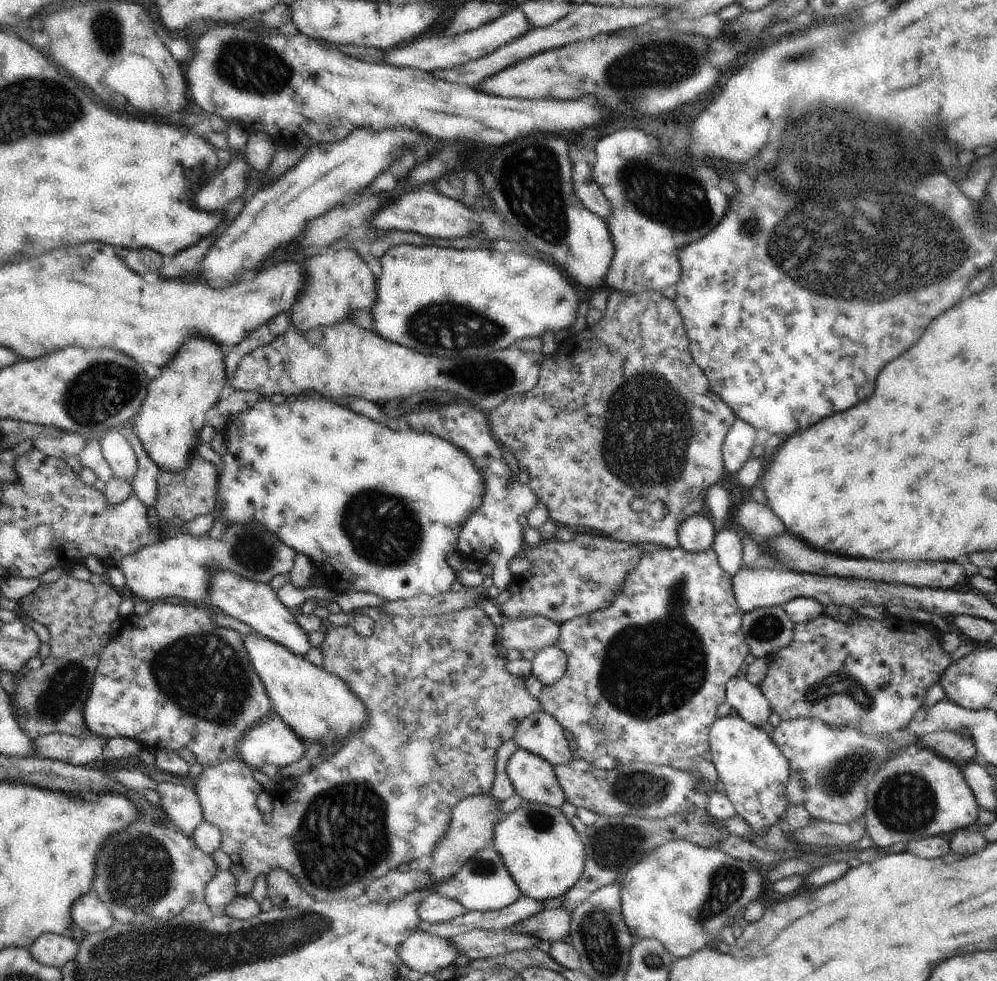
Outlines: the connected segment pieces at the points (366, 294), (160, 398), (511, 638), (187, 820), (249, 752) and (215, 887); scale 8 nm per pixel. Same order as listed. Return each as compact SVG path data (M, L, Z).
M330 248L324 256L314 256L308 262L308 270L304 268L304 280L306 280L306 284L291 308L294 328L307 331L326 328L344 321L352 312L371 310L376 304L376 277L368 268L368 264L354 250L332 250Z
M188 338L170 360L168 368L162 368L162 374L148 384L133 430L161 472L180 472L188 468L199 445L198 436L204 428L205 416L216 406L222 388L228 384L227 355L227 350L212 338Z
M533 616L522 620L510 620L505 618L502 628L499 628L499 635L502 637L495 642L496 648L506 648L506 650L533 650L537 653L541 648L554 645L560 638L560 627L556 621L543 616Z
M158 782L155 789L159 803L173 826L186 836L192 837L196 827L203 821L203 808L194 790L173 782Z
M278 716L248 729L238 744L234 755L242 756L242 762L252 770L265 764L285 768L298 762L308 747Z
M224 870L216 873L216 876L208 882L204 899L214 914L223 914L224 908L236 896L236 876L230 870Z

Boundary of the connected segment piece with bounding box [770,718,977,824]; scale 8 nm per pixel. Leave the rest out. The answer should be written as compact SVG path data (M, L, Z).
M820 718L781 720L770 738L788 760L788 804L804 807L812 821L834 824L849 824L865 816L868 784L876 776L878 768L902 751L928 748L957 765L973 760L977 753L974 740L958 732L933 732L917 736L904 728L886 736L866 736L852 726L830 728Z

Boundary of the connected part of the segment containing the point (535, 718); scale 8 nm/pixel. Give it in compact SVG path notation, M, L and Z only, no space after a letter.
M543 710L527 716L516 729L513 740L519 749L528 750L553 765L572 764L576 757L568 747L560 723Z

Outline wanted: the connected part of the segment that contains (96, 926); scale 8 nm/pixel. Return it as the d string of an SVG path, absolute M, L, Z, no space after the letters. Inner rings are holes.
M88 892L86 896L82 896L80 900L74 902L71 917L80 929L90 935L104 932L117 924L112 912L108 910L108 906L94 892Z

